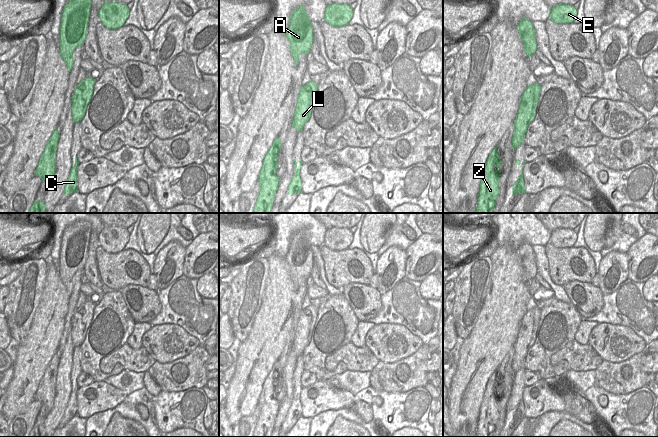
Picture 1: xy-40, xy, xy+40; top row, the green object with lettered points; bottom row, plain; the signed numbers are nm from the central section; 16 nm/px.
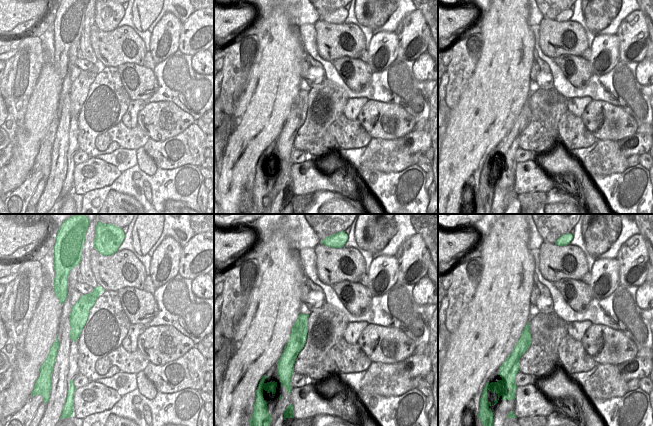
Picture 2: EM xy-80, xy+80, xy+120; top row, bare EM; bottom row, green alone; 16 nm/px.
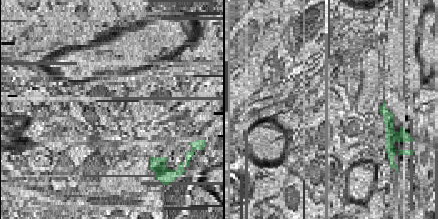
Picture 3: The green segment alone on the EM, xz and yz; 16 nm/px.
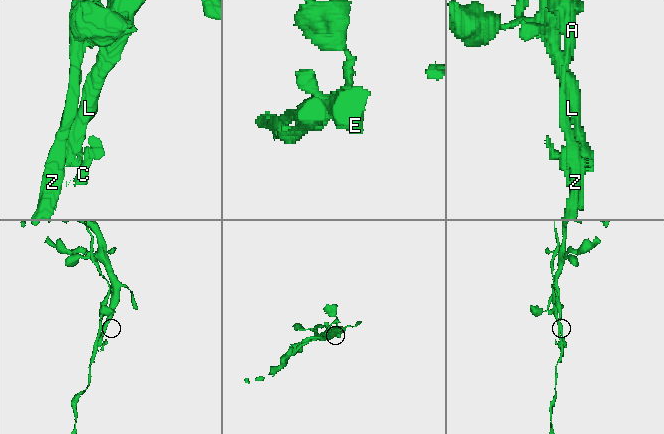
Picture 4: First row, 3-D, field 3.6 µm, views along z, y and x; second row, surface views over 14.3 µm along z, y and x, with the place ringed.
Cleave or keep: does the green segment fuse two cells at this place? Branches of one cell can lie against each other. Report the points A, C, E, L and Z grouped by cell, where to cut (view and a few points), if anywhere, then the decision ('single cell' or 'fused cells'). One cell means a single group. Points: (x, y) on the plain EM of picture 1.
A Z / C E L; cut in xy+40 along (500, 383), (496, 382), (493, 389); fused cells

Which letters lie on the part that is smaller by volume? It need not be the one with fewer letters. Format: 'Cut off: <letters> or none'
Cut off: A, Z

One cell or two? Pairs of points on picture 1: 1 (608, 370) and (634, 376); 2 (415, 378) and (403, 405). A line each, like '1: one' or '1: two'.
1: one
2: two

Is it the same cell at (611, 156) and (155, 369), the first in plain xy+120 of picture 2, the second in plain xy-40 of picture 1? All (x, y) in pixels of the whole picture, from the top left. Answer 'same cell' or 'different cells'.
same cell

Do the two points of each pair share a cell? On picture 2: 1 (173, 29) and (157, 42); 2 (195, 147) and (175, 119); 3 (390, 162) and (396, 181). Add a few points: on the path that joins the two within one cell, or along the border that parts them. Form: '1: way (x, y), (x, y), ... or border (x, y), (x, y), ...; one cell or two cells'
1: way (169, 31), (160, 38); one cell
2: border (195, 122), (191, 123), (181, 132), (162, 141); two cells
3: border (412, 165), (399, 171), (380, 172), (370, 170); two cells

